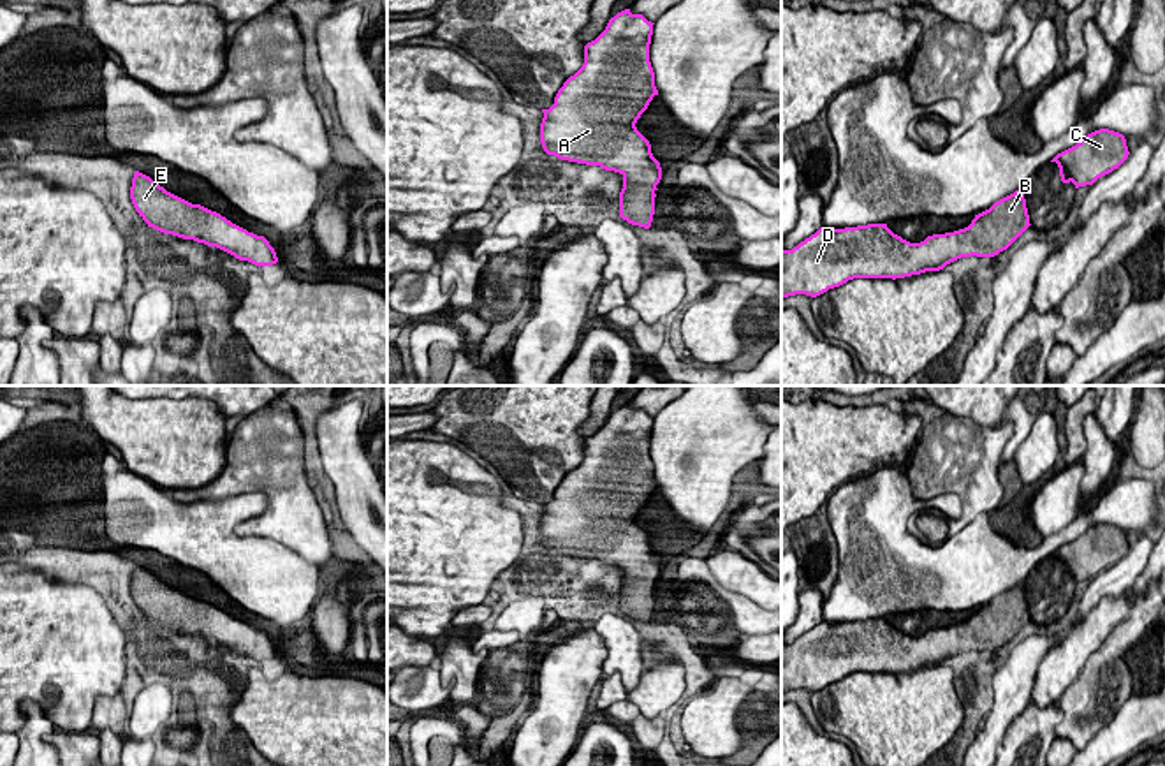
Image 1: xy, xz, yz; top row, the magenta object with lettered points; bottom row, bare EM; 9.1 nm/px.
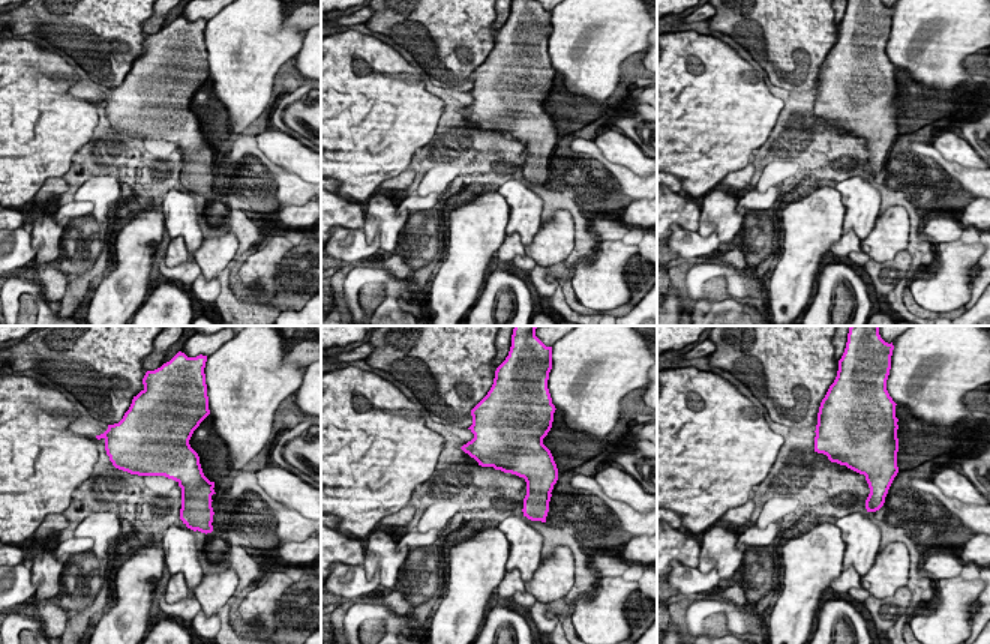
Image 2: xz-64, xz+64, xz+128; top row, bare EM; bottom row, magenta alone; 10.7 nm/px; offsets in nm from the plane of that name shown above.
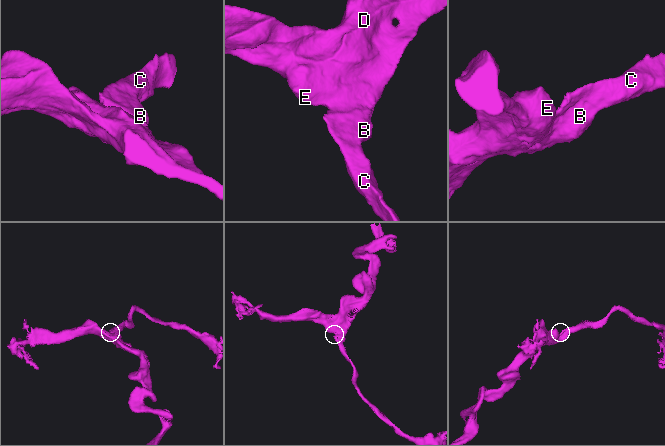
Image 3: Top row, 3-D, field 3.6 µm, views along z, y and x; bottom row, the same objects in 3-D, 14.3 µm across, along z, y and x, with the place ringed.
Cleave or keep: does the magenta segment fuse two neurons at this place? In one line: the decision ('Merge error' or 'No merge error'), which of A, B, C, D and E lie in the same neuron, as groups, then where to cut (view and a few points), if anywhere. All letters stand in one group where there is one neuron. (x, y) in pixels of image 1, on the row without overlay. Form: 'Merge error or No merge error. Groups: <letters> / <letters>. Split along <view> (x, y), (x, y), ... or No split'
No merge error. Groups: A B C D E. No split

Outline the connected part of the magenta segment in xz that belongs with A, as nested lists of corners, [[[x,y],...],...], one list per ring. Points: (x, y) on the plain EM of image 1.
[[[630,403],[609,414],[605,424],[584,440],[584,458],[570,470],[549,504],[542,504],[540,537],[547,549],[561,555],[600,560],[623,571],[619,611],[632,620],[651,622],[656,579],[662,574],[660,556],[651,548],[649,535],[635,518],[658,484],[649,456],[653,419]]]

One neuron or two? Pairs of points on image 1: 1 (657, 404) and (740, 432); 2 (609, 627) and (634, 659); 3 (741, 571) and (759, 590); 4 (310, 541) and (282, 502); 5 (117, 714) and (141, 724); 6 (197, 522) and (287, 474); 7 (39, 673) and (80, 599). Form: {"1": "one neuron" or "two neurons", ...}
{"1": "two neurons", "2": "one neuron", "3": "one neuron", "4": "one neuron", "5": "two neurons", "6": "two neurons", "7": "one neuron"}

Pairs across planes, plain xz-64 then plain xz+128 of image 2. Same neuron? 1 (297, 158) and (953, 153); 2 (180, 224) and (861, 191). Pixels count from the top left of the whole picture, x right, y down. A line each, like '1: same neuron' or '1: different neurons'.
1: same neuron
2: same neuron

